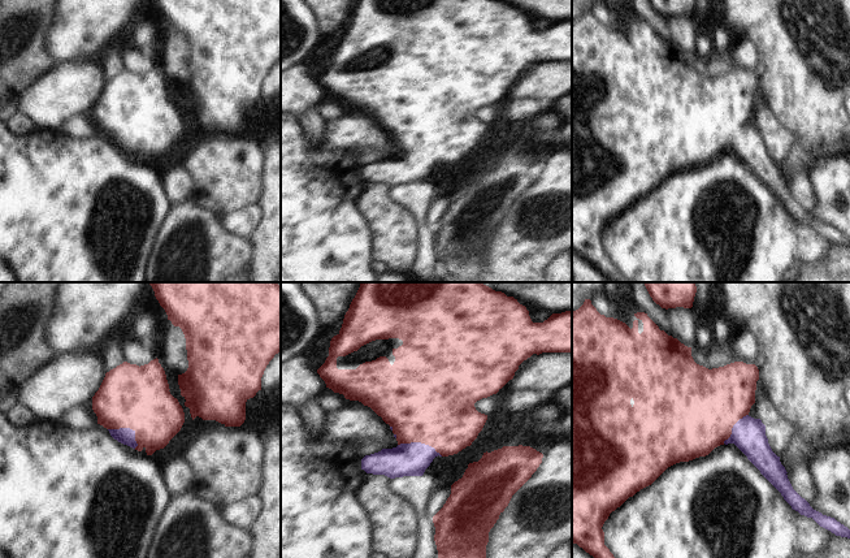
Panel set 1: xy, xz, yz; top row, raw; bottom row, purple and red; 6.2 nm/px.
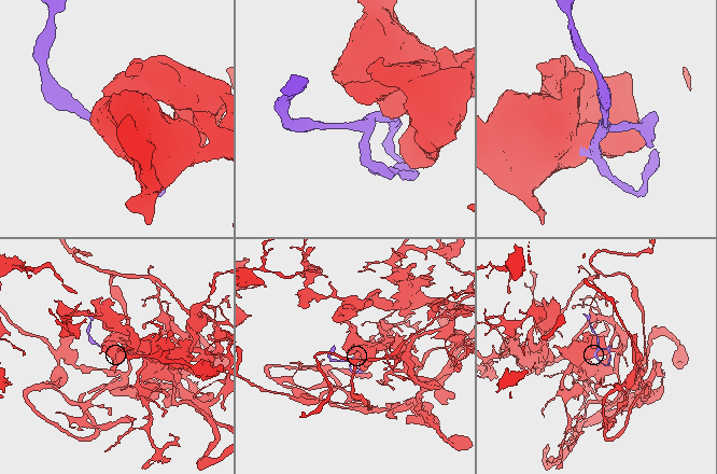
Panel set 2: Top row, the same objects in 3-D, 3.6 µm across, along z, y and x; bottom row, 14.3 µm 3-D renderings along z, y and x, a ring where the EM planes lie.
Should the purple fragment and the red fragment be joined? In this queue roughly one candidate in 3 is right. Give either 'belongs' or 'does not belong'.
belongs

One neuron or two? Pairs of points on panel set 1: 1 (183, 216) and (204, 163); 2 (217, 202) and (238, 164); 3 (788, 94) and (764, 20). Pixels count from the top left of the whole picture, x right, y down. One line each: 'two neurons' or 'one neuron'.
1: two neurons
2: one neuron
3: one neuron

